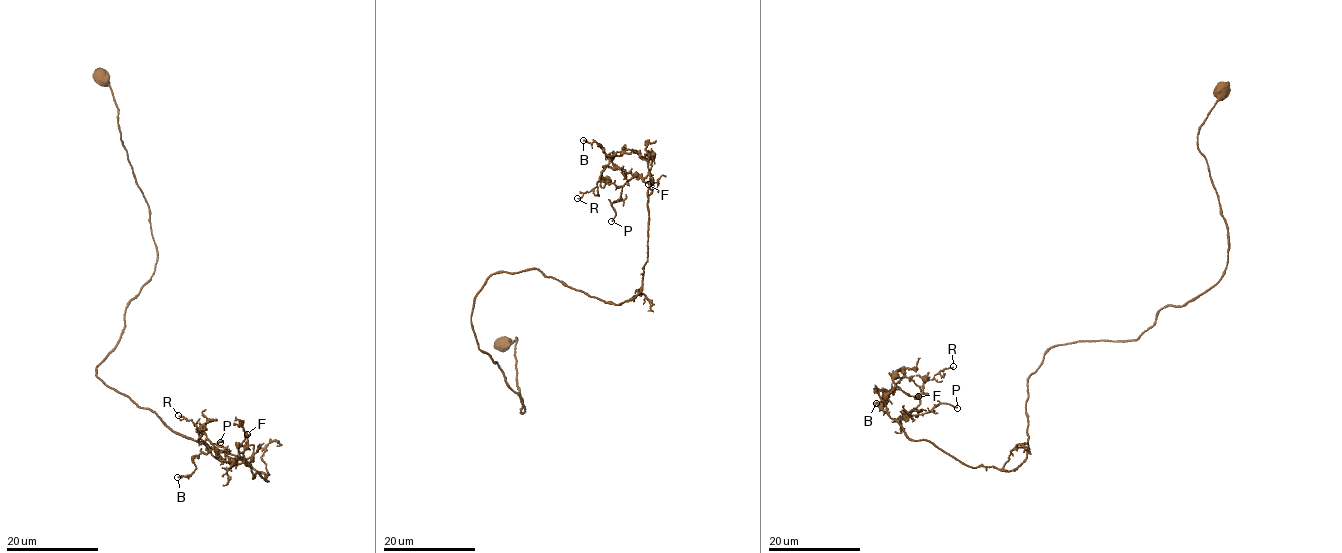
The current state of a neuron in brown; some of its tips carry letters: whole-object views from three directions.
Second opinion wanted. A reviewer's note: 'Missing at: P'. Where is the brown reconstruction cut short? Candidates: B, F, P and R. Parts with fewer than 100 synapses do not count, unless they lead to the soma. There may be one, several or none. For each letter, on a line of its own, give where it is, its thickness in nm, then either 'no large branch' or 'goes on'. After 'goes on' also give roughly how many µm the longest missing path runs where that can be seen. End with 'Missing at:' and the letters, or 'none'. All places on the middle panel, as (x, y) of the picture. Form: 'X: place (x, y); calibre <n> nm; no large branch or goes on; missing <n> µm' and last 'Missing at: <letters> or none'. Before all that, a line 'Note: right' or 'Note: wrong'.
Note: wrong
B: place (583, 140); calibre 240 nm; no large branch
F: place (648, 184); calibre 140 nm; no large branch
P: place (611, 221); calibre 150 nm; no large branch
R: place (577, 198); calibre 160 nm; no large branch
Missing at: none

